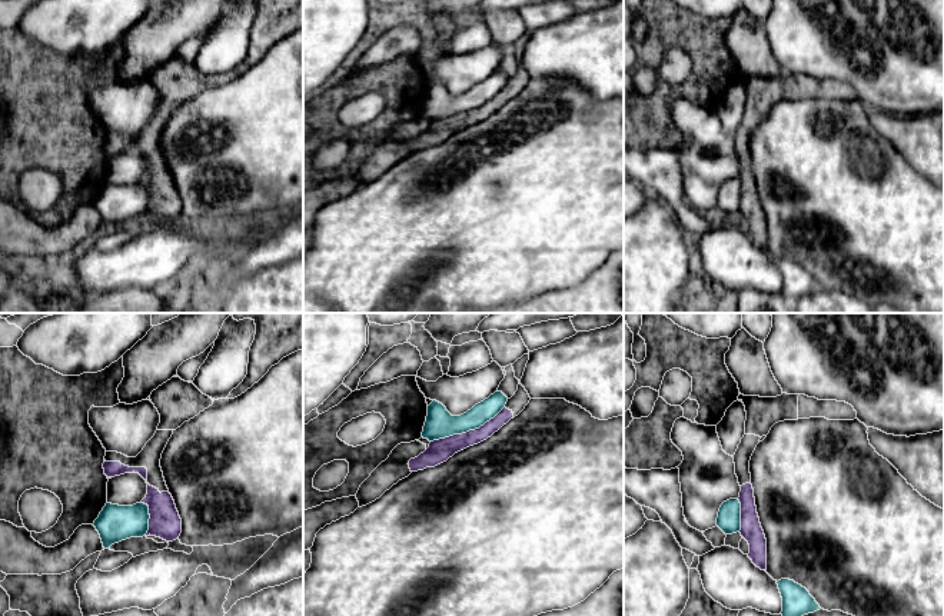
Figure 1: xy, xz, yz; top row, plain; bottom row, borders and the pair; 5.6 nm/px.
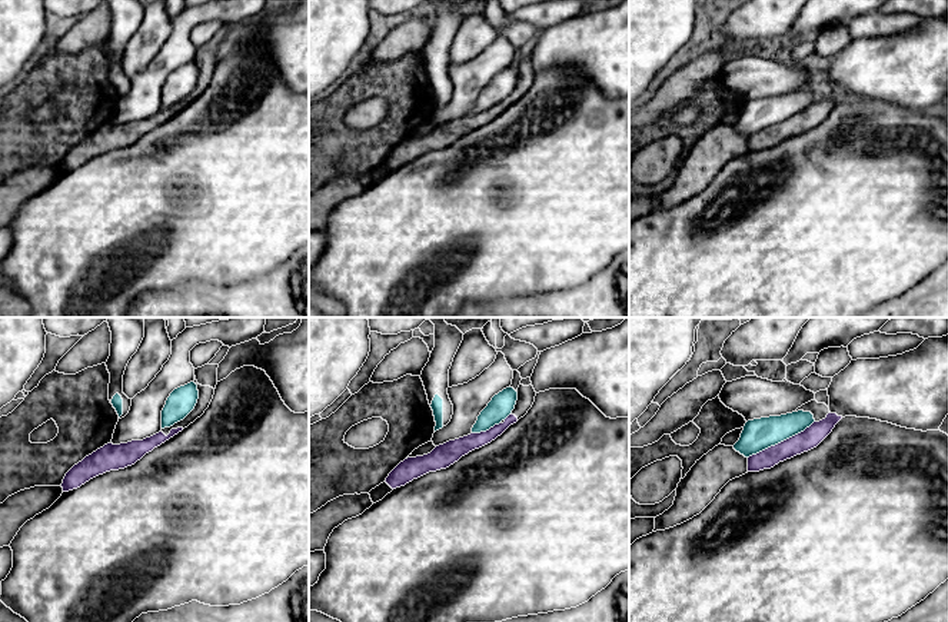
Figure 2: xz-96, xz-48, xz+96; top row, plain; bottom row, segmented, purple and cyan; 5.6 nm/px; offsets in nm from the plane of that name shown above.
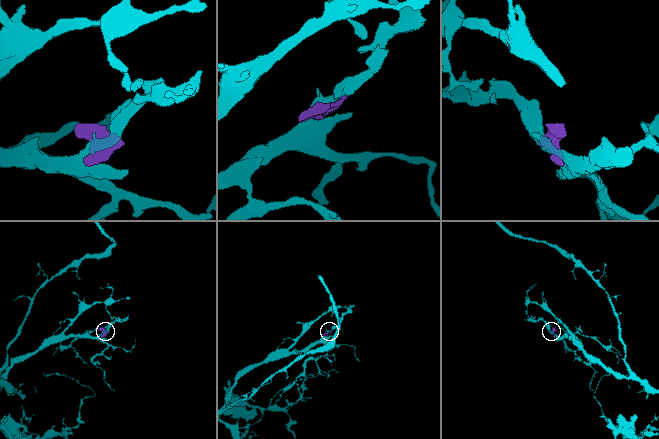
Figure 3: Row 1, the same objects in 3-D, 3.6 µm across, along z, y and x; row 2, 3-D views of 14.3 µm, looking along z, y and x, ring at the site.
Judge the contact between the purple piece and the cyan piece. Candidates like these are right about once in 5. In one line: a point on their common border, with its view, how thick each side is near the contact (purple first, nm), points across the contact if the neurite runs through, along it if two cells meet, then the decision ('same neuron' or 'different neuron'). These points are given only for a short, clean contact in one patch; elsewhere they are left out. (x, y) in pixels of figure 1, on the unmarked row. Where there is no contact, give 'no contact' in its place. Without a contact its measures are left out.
contact xz (466, 112); calibres 130 and 160 nm; different neuron

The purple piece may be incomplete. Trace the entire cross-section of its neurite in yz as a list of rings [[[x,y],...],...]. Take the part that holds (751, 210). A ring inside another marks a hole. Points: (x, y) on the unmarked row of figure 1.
[[[782,73],[777,77],[744,76],[738,80],[745,86],[745,114],[734,134],[735,154],[741,166],[741,216],[749,224],[748,237],[761,250],[767,250],[767,219],[757,193],[754,169],[751,164],[749,140],[762,116],[784,100],[825,97],[828,100],[854,100],[857,91],[845,81],[818,80],[805,74]]]

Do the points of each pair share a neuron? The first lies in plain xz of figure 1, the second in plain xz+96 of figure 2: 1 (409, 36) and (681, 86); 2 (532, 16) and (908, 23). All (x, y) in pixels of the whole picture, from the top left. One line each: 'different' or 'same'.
1: same
2: same

